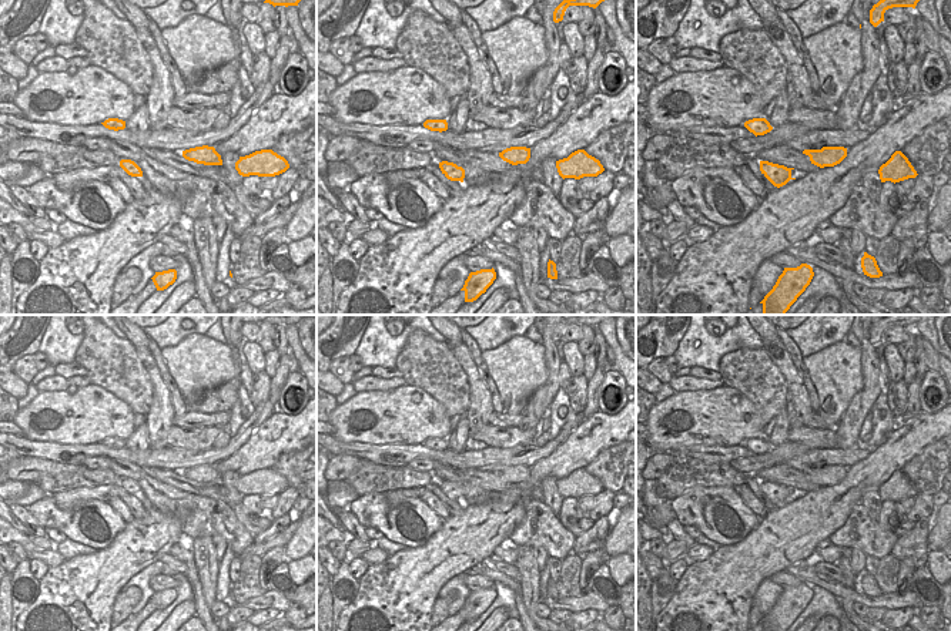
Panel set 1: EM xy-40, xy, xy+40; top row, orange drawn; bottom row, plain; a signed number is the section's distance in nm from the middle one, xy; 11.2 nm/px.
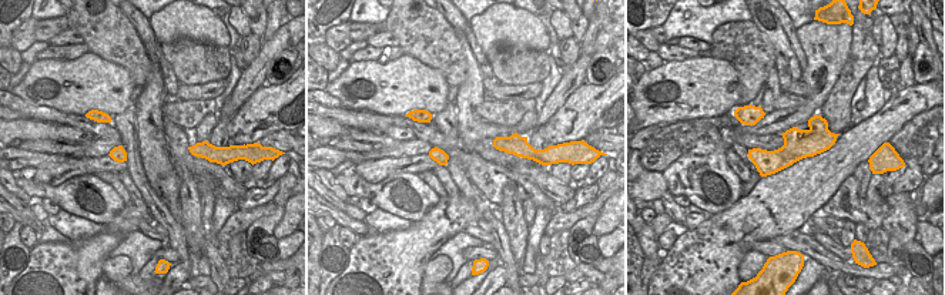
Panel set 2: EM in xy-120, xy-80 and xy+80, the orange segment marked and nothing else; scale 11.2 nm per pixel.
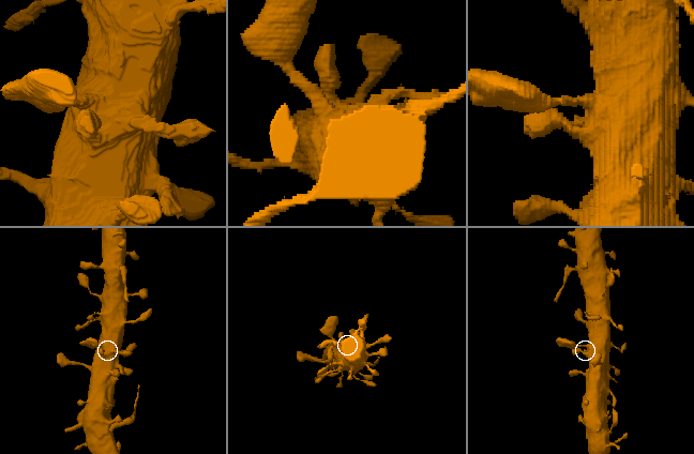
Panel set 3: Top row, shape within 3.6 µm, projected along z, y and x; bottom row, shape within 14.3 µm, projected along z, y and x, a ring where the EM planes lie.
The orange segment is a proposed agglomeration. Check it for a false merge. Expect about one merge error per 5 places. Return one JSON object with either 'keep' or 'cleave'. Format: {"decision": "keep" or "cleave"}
{"decision": "keep"}

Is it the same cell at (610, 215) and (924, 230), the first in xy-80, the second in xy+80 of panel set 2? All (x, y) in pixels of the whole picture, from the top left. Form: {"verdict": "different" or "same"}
{"verdict": "different"}

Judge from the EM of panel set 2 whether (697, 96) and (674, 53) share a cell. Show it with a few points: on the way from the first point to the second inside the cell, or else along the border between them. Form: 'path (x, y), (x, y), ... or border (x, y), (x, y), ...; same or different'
border (709, 56), (667, 60), (664, 63); different

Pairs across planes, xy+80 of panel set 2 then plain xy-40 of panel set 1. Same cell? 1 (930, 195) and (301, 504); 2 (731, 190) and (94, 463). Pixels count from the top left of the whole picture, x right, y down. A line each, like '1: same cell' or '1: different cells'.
1: different cells
2: different cells

